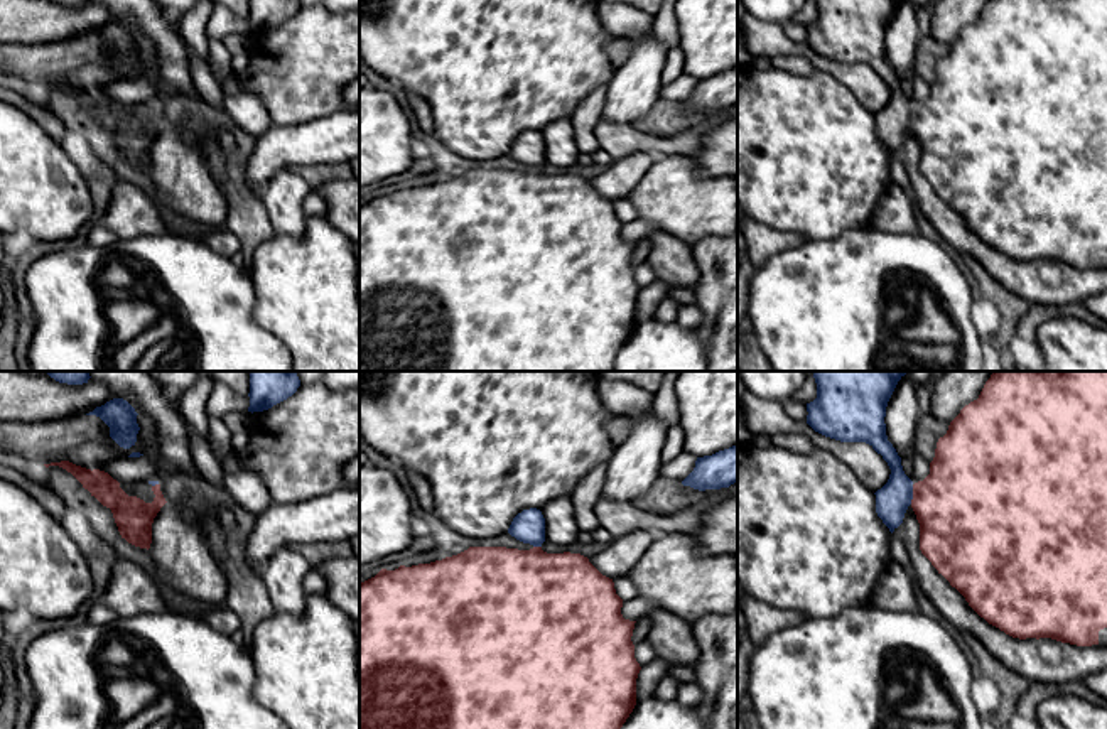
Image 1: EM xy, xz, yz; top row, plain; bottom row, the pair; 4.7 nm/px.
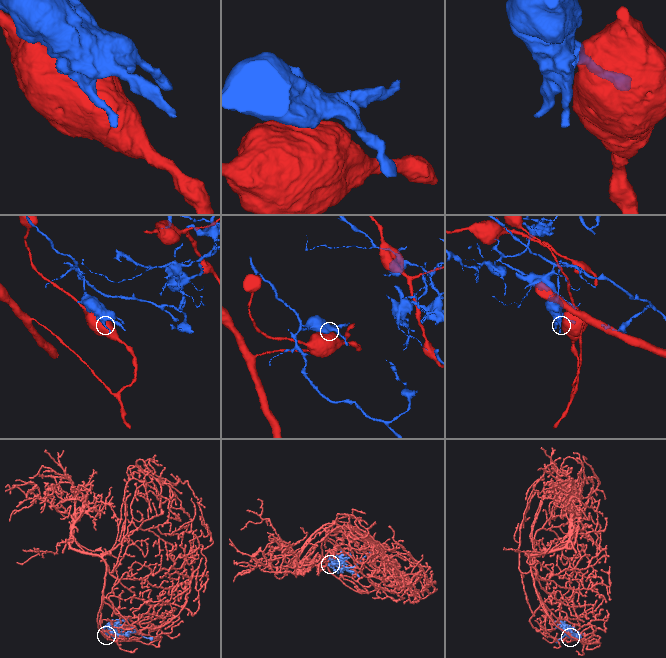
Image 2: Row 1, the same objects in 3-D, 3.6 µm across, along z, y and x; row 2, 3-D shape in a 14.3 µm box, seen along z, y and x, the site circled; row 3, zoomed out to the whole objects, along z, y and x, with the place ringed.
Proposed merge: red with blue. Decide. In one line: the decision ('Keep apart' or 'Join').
Keep apart

